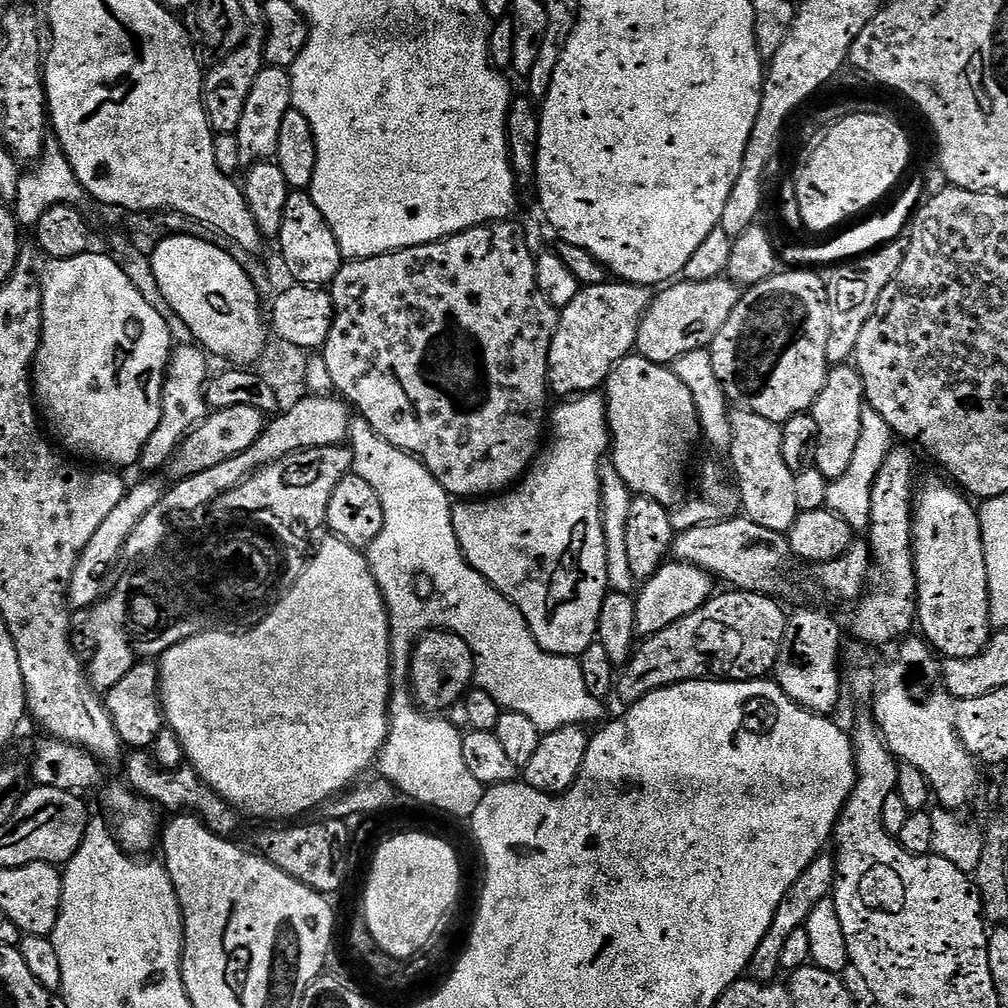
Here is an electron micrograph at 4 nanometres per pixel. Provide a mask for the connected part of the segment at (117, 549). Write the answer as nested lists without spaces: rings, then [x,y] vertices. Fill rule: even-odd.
[[[144,478],[141,484],[136,484],[133,488],[131,485],[125,491],[122,502],[118,502],[118,506],[114,506],[114,510],[110,510],[110,515],[102,521],[102,526],[98,526],[94,538],[90,540],[86,550],[80,555],[78,566],[74,570],[72,585],[68,591],[68,603],[73,609],[91,609],[101,599],[100,591],[104,588],[104,575],[111,570],[112,563],[119,557],[121,558],[127,539],[138,526],[138,522],[141,522],[147,512],[154,509],[154,506],[158,505],[159,500],[163,498],[166,484],[152,479],[156,478]]]

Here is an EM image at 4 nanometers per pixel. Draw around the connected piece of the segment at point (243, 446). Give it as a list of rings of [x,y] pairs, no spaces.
[[[230,406],[209,411],[208,417],[198,425],[196,431],[185,438],[172,457],[170,469],[172,468],[175,479],[184,480],[242,454],[263,434],[265,423],[265,413],[254,410],[254,406]]]

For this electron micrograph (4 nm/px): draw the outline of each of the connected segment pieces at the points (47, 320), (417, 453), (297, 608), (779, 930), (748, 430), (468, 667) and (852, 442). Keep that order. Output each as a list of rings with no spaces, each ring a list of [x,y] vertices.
[[[89,250],[86,254],[78,254],[78,258],[51,261],[47,265],[49,268],[45,272],[43,269],[40,276],[42,334],[36,351],[36,363],[32,365],[34,399],[47,427],[49,429],[52,427],[56,431],[55,439],[57,441],[60,439],[65,444],[63,447],[73,457],[85,456],[88,460],[96,460],[88,462],[95,462],[97,465],[107,466],[112,470],[125,470],[124,468],[130,467],[131,464],[133,467],[139,461],[146,442],[150,442],[150,434],[154,434],[154,430],[158,430],[158,422],[162,414],[162,398],[164,397],[164,377],[168,371],[168,357],[172,355],[174,343],[166,322],[162,322],[162,314],[158,314],[158,310],[154,310],[154,306],[150,306],[150,302],[146,302],[146,298],[142,298],[142,294],[138,294],[138,290],[134,290],[134,282],[130,282],[130,278],[126,278],[126,274],[122,274],[122,266],[118,266],[118,262],[114,262],[111,255],[104,253],[103,256],[102,253],[96,251]]]
[[[512,222],[479,224],[476,228],[447,236],[438,242],[403,248],[365,260],[349,260],[340,265],[338,274],[332,279],[330,291],[336,317],[330,326],[322,355],[333,389],[355,411],[356,408],[360,411],[357,412],[359,419],[367,422],[386,442],[390,442],[390,446],[416,457],[447,490],[449,497],[484,498],[515,485],[532,467],[532,461],[541,451],[542,441],[546,436],[546,417],[550,412],[548,355],[551,340],[559,324],[560,312],[552,307],[546,294],[542,294],[538,286],[536,256],[528,249],[523,234]]]
[[[329,535],[327,539],[321,542],[316,553],[311,553],[304,573],[296,579],[291,590],[276,603],[271,614],[262,623],[247,630],[201,631],[201,636],[192,636],[189,640],[174,645],[158,660],[164,719],[167,727],[172,728],[174,734],[178,734],[185,761],[225,802],[245,817],[257,816],[260,820],[276,820],[272,822],[292,822],[297,818],[307,817],[304,815],[311,808],[319,809],[357,783],[367,773],[364,771],[371,764],[373,767],[377,763],[380,747],[388,737],[388,703],[392,697],[392,631],[388,621],[388,607],[374,578],[372,567],[368,565],[367,555],[337,536]]]
[[[828,854],[815,856],[810,862],[810,866],[806,866],[806,870],[802,870],[802,874],[798,874],[794,886],[790,886],[790,890],[786,890],[782,902],[778,902],[778,910],[774,910],[770,930],[766,930],[766,934],[762,934],[762,942],[758,942],[758,950],[754,950],[754,954],[750,958],[747,975],[751,979],[772,982],[779,977],[776,975],[781,975],[782,946],[790,939],[790,934],[794,934],[794,930],[804,926],[810,918],[810,910],[814,910],[814,906],[818,906],[818,902],[831,897],[832,883],[835,880],[836,862]]]
[[[743,410],[733,411],[731,417],[732,441],[726,455],[732,459],[730,472],[736,475],[743,515],[750,522],[758,522],[758,526],[766,526],[766,530],[786,534],[794,526],[800,511],[794,495],[796,473],[786,466],[786,458],[782,458],[782,427],[759,414]]]
[[[433,630],[421,636],[412,649],[410,687],[416,703],[425,710],[444,710],[469,691],[474,680],[474,657],[463,636],[447,630]]]
[[[836,366],[829,371],[828,381],[822,386],[818,398],[812,404],[810,414],[818,422],[818,450],[815,467],[822,470],[828,481],[840,480],[850,461],[854,459],[854,446],[858,446],[858,434],[862,434],[862,414],[866,407],[862,378],[855,367]]]

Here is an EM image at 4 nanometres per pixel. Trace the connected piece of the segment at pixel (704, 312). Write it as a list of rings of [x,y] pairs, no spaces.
[[[721,278],[710,282],[690,282],[681,279],[661,287],[652,297],[652,304],[638,326],[635,351],[650,362],[675,365],[678,358],[699,348],[707,349],[712,340],[726,326],[726,318],[734,314],[741,289],[734,281]]]

